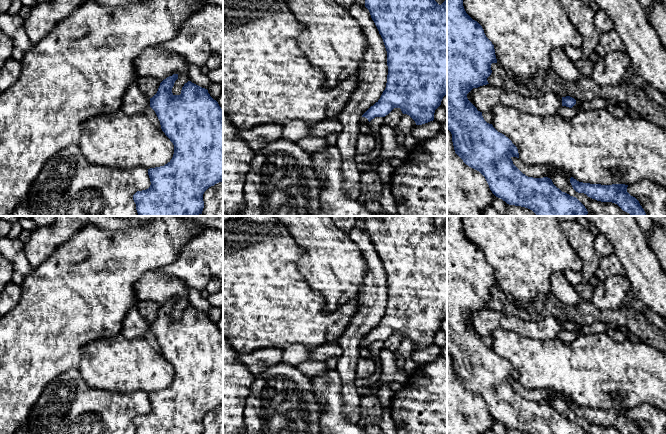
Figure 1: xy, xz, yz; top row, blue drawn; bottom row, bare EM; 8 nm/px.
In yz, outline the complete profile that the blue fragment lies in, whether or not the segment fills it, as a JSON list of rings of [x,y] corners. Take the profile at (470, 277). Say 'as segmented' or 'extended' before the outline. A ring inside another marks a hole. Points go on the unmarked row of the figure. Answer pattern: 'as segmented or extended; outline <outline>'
as segmented; outline [[[447,216],[447,353],[452,358],[452,366],[454,370],[455,377],[463,384],[463,386],[468,389],[469,391],[479,395],[486,403],[490,414],[492,417],[505,425],[509,429],[521,430],[528,432],[530,434],[587,434],[585,430],[573,420],[562,416],[559,412],[557,412],[552,404],[548,401],[543,402],[533,402],[528,401],[523,398],[514,388],[512,385],[512,381],[519,382],[519,377],[517,371],[512,367],[512,365],[506,361],[504,358],[498,356],[492,348],[487,347],[483,340],[482,336],[478,335],[477,332],[468,324],[467,318],[473,313],[478,312],[483,309],[489,308],[487,302],[491,299],[491,288],[497,287],[495,273],[492,266],[486,261],[482,250],[475,244],[473,244],[465,235],[463,230],[463,223],[461,216]]]

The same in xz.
extended; outline [[[365,216],[364,222],[365,231],[369,234],[387,275],[388,299],[386,312],[380,323],[362,339],[360,348],[369,347],[375,341],[385,341],[394,332],[400,332],[403,338],[409,339],[415,345],[416,349],[433,345],[435,334],[441,329],[443,321],[447,318],[447,223],[439,229],[431,216]]]

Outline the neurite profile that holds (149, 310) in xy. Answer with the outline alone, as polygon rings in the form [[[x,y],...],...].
[[[153,301],[137,302],[140,314],[148,321],[152,322],[158,315],[161,305]]]

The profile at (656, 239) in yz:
[[[654,225],[651,232],[644,232],[644,237],[666,273],[666,228]]]

